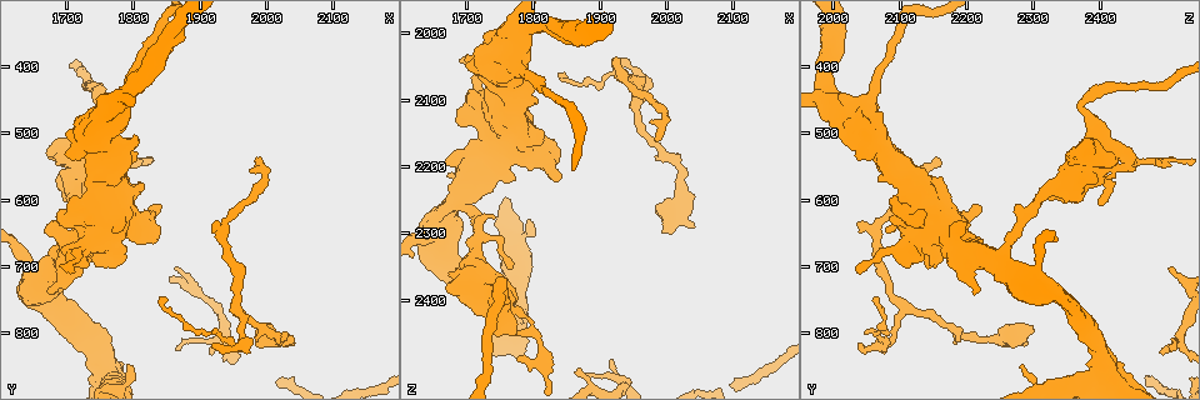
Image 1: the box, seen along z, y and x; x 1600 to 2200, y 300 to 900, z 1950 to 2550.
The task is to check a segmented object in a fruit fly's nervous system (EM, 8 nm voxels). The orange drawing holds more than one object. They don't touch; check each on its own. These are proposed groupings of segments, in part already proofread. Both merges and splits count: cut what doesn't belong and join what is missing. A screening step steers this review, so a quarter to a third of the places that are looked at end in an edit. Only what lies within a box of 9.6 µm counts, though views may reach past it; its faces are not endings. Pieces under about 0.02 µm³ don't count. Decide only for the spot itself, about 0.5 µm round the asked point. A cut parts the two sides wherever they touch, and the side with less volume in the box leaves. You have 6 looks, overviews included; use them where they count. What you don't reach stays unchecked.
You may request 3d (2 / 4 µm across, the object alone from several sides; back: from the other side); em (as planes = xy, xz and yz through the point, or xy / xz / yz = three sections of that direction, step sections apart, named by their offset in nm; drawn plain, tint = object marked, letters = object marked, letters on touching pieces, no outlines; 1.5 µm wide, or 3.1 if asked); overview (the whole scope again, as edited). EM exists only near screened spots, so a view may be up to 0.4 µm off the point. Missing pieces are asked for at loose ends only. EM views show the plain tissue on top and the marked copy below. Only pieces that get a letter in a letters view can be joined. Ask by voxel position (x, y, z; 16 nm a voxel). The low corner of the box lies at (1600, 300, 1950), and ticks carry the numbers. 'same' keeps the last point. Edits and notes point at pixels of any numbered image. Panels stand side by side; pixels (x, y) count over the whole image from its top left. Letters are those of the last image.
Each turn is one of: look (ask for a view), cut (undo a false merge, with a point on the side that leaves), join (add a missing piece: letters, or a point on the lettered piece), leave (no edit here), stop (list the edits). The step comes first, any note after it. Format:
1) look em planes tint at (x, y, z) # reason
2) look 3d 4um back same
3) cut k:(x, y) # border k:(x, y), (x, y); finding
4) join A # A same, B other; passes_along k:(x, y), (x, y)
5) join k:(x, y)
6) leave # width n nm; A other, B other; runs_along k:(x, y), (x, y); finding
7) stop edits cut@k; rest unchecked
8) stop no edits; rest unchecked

look 3d 4um at (1865, 705, 2505) # free end

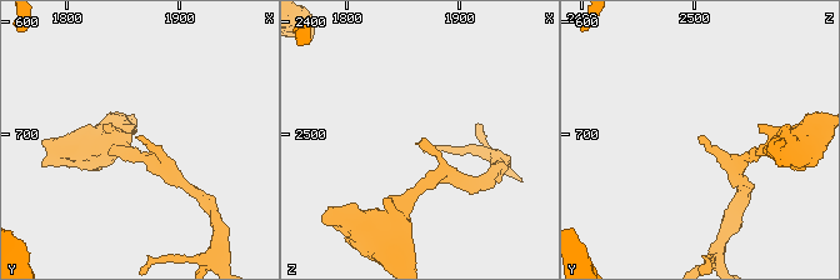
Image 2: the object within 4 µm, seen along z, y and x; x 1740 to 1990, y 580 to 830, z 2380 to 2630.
look em xy step 4 letters at (1864, 702, 2502) # now the EM

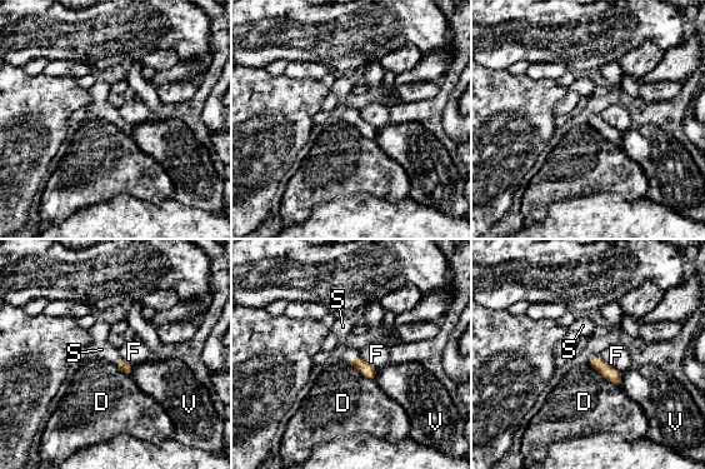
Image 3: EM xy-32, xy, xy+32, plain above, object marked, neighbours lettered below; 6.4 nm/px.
join S # D other, F other, S same, V other; passes_along 3:(368, 370), (353, 359), (343, 327); it goes on there

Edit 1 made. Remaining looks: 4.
look overview

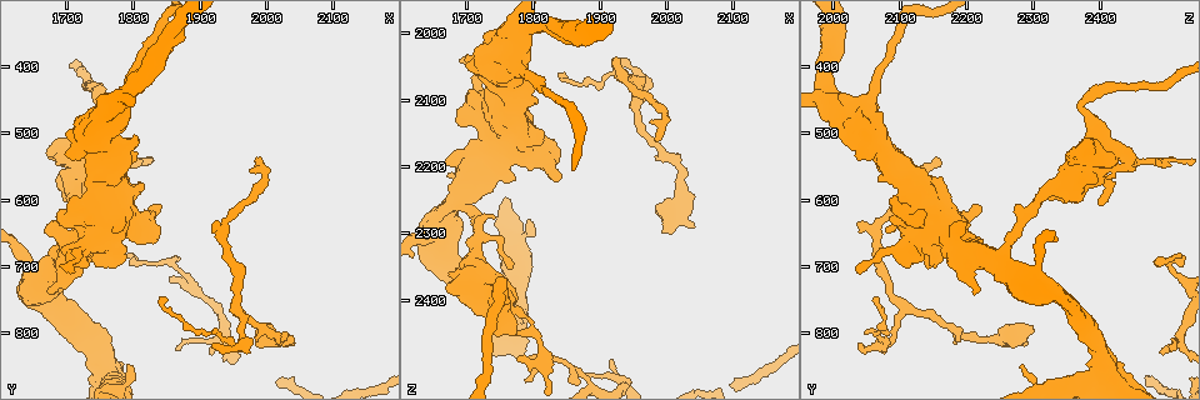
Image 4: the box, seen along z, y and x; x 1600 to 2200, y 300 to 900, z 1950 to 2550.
look em planes letters at (1985, 550, 2160) # long arm stops here

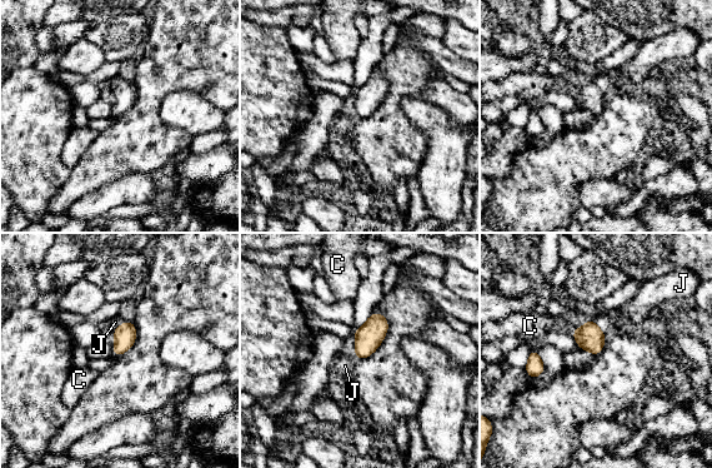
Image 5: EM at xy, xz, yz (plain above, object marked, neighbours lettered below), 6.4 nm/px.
join J # C other, J same; passes_along 5:(588, 337), (598, 328), (633, 312); it goes on there

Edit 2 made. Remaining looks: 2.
stop edits join@3, join@5; rest unchecked

